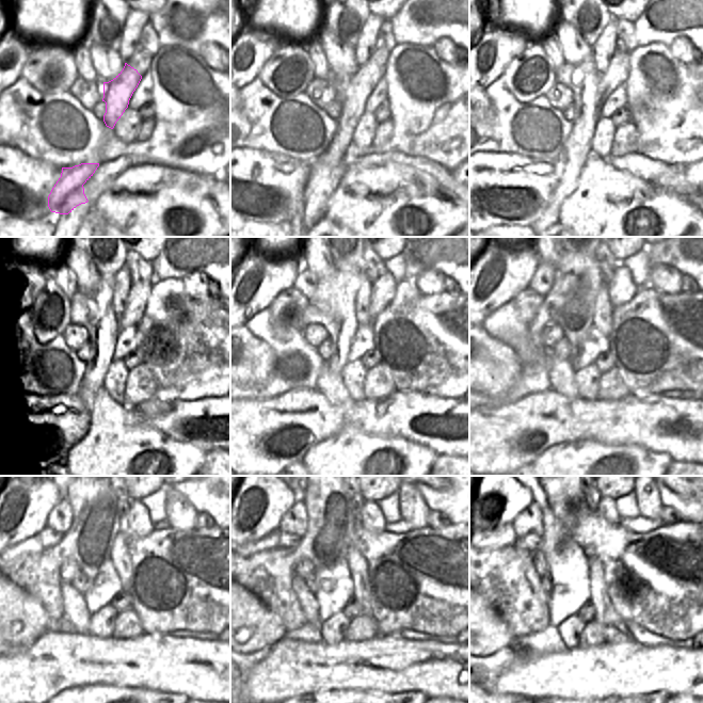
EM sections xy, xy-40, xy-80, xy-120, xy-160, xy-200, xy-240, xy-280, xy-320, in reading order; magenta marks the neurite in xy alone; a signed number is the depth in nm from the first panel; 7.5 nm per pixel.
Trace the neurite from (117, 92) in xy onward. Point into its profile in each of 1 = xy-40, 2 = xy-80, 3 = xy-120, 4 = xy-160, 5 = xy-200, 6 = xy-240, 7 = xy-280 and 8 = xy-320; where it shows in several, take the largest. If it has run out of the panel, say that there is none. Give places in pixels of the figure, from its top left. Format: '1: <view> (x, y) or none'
1: xy-40 (352, 92)
2: xy-80 (590, 89)
3: xy-120 (98, 318)
4: xy-160 (338, 318)
5: xy-200 (575, 318)
6: xy-240 (137, 522)
7: xy-280 (370, 516)
8: xy-320 (606, 508)

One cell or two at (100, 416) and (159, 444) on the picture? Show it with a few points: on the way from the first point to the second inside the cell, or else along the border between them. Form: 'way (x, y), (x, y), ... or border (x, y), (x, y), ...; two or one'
way (115, 431), (126, 442), (144, 442); one

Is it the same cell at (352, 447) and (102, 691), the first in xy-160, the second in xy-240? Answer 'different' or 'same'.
same

